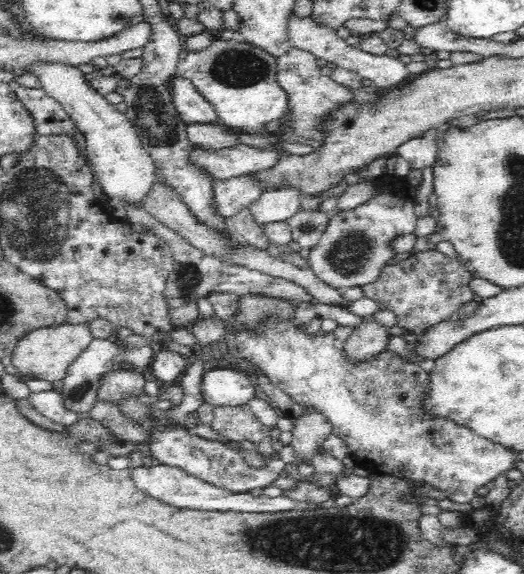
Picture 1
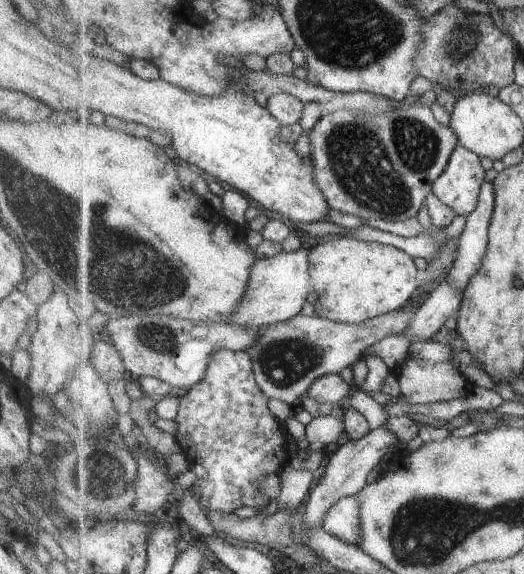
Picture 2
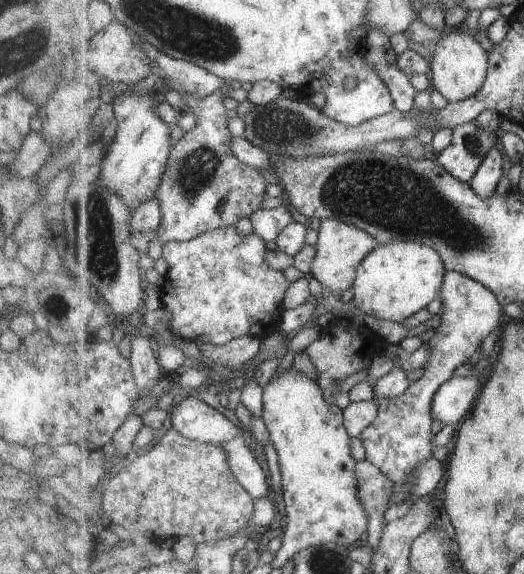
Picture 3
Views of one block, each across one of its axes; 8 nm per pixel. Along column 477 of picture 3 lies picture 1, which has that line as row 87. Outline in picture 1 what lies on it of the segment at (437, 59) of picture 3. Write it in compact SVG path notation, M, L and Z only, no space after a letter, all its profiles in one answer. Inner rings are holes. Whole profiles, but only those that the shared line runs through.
M37 59L24 69L38 78L41 90L52 100L58 101L74 121L84 156L90 163L94 177L99 180L103 192L109 198L118 196L127 202L140 203L156 182L156 175L152 157L142 146L136 127L130 119L100 95L72 63Z

